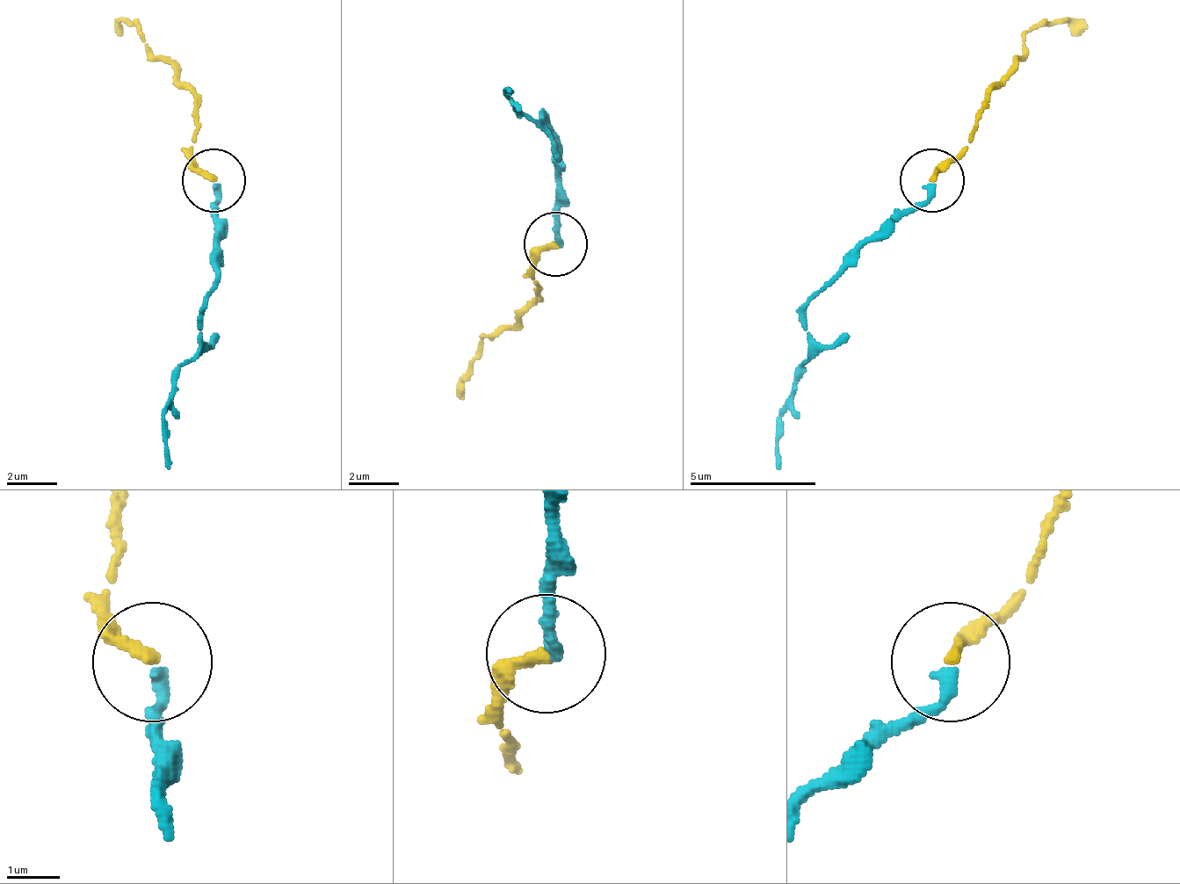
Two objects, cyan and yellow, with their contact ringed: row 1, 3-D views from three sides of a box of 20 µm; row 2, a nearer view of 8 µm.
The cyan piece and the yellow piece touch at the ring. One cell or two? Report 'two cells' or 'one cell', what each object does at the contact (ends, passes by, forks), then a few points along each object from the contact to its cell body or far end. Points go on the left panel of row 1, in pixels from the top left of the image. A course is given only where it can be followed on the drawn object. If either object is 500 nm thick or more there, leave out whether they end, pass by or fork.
one cell | cyan ends | yellow ends | cyan via (214, 182), (214, 290), (202, 302), (202, 347), (177, 373), (164, 416), (170, 467) | yellow via (214, 182), (190, 150), (196, 93), (145, 36), (113, 18)

